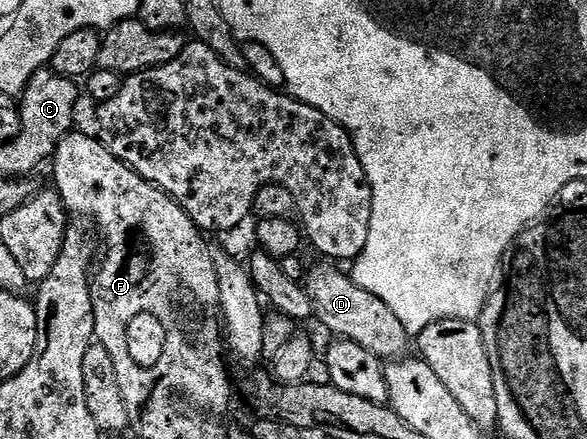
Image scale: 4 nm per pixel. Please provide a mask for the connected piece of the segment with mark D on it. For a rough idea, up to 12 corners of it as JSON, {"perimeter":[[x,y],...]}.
{"perimeter":[[342,267],[305,276],[314,319],[381,362],[409,334],[397,314]]}

